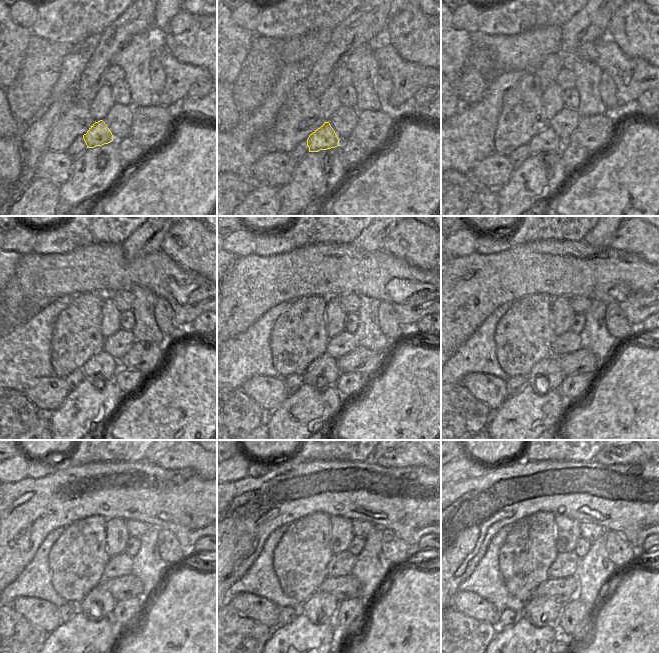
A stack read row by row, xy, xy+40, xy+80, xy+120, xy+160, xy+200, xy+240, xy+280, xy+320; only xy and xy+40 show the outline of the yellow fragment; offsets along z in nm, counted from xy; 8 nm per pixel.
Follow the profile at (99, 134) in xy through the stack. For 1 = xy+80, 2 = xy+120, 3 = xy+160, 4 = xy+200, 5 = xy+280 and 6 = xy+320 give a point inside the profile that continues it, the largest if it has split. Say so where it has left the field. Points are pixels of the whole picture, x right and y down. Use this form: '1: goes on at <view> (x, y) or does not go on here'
1: goes on at xy+80 (546, 140)
2: goes on at xy+120 (101, 366)
3: goes on at xy+160 (323, 371)
4: goes on at xy+200 (546, 375)
5: goes on at xy+280 (320, 609)
6: goes on at xy+320 (544, 611)

